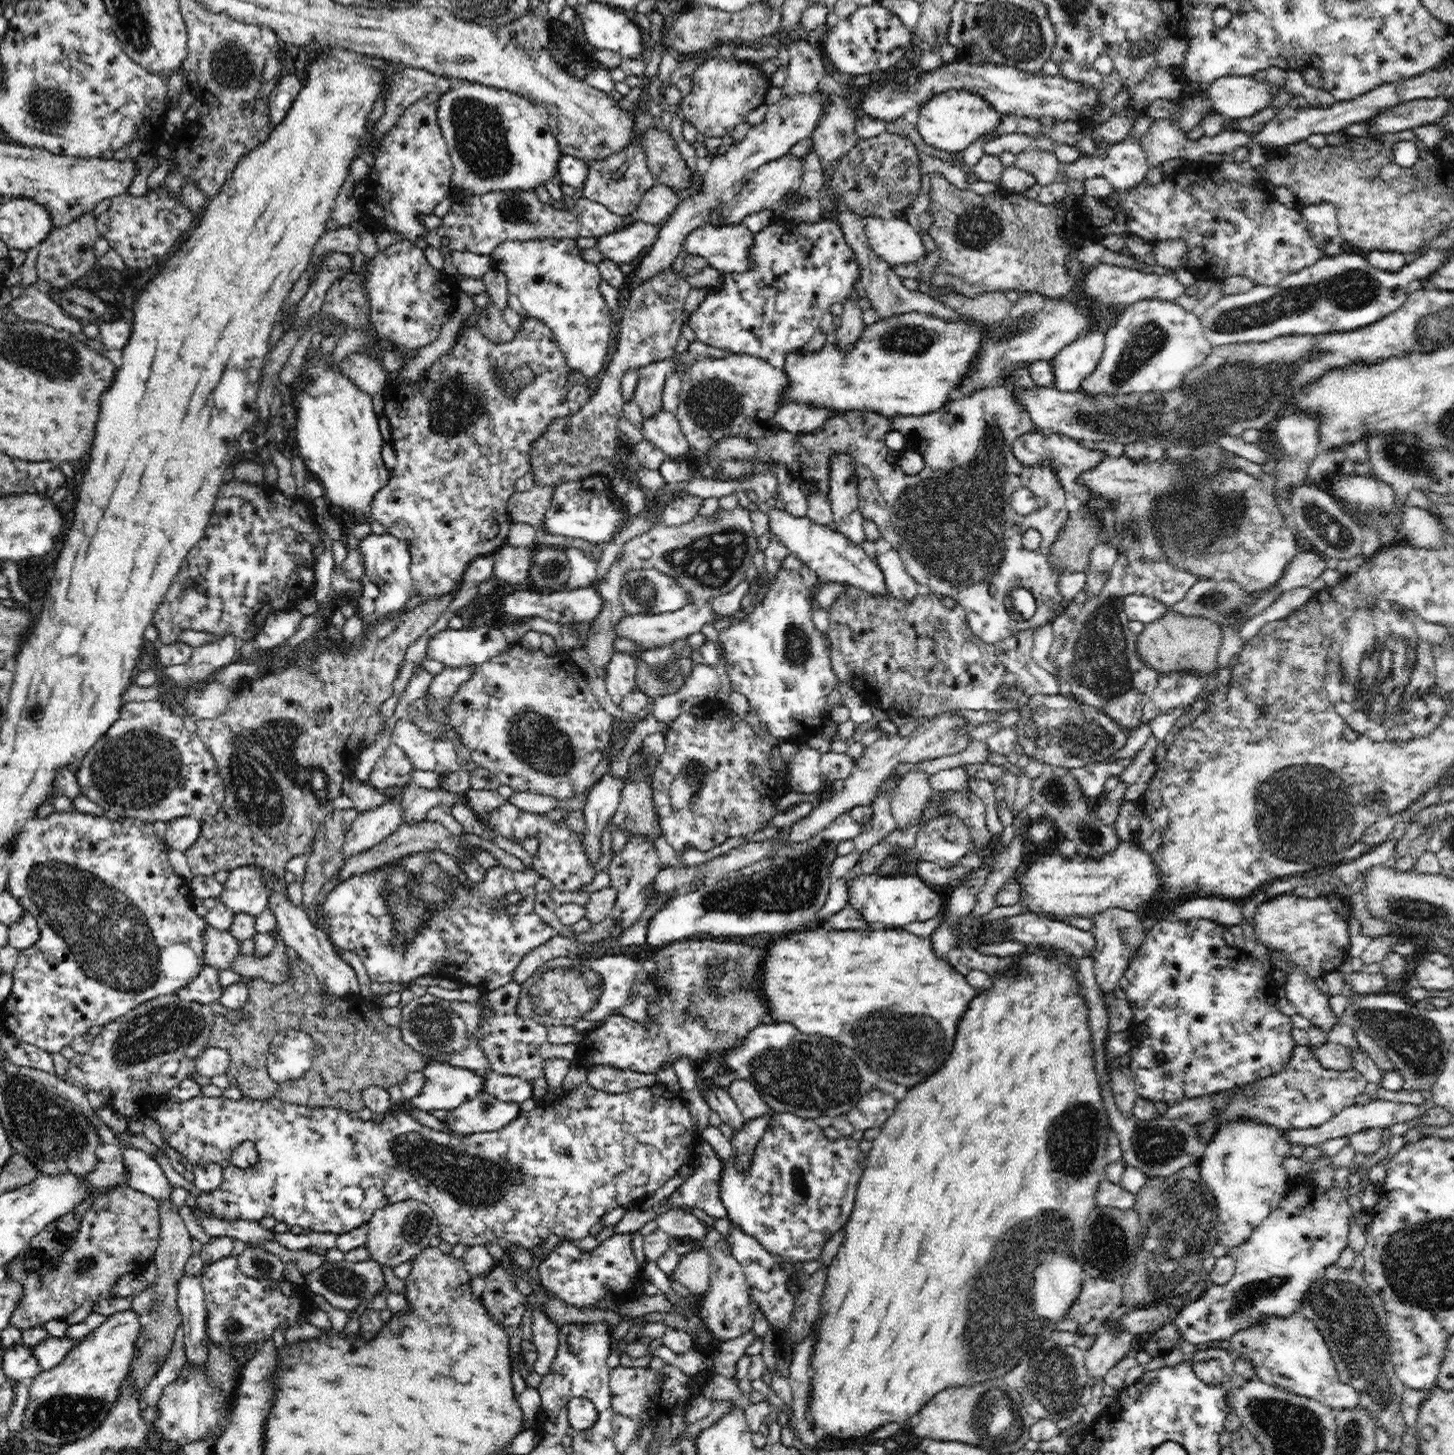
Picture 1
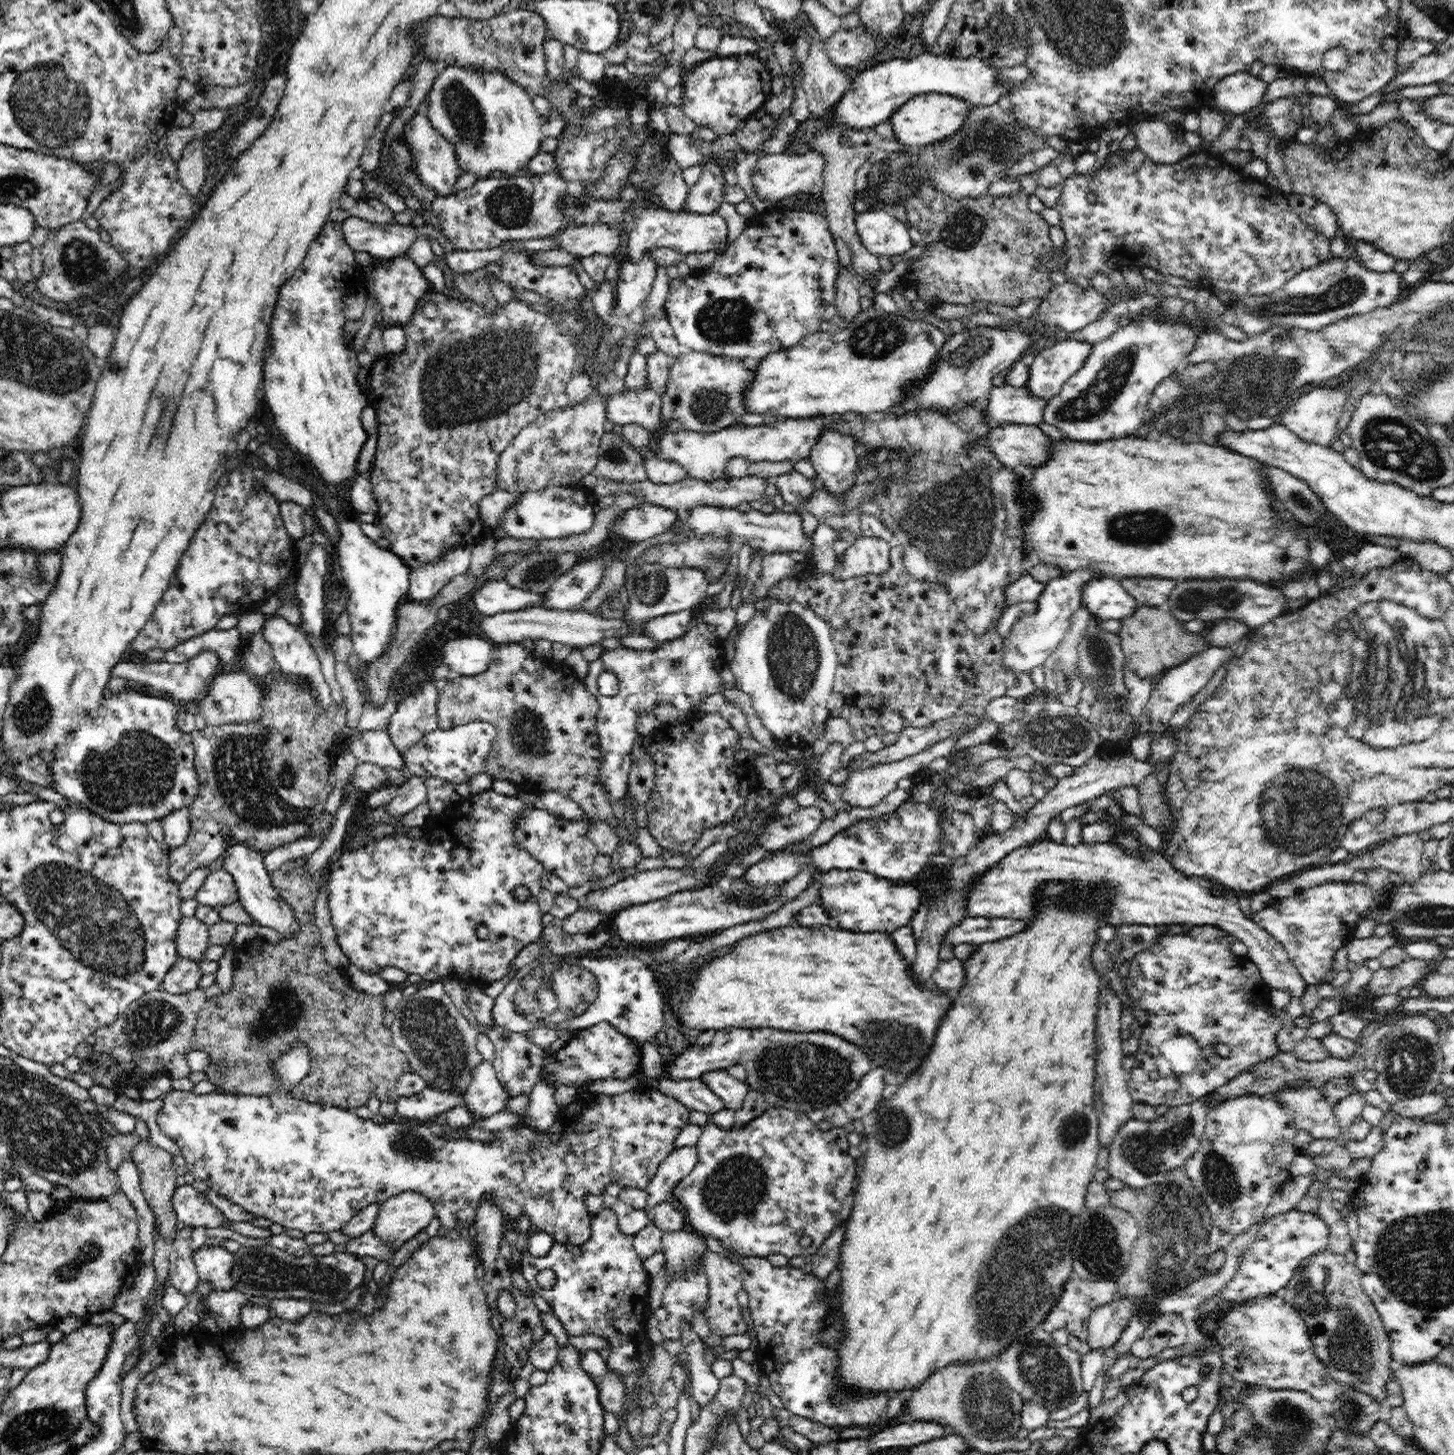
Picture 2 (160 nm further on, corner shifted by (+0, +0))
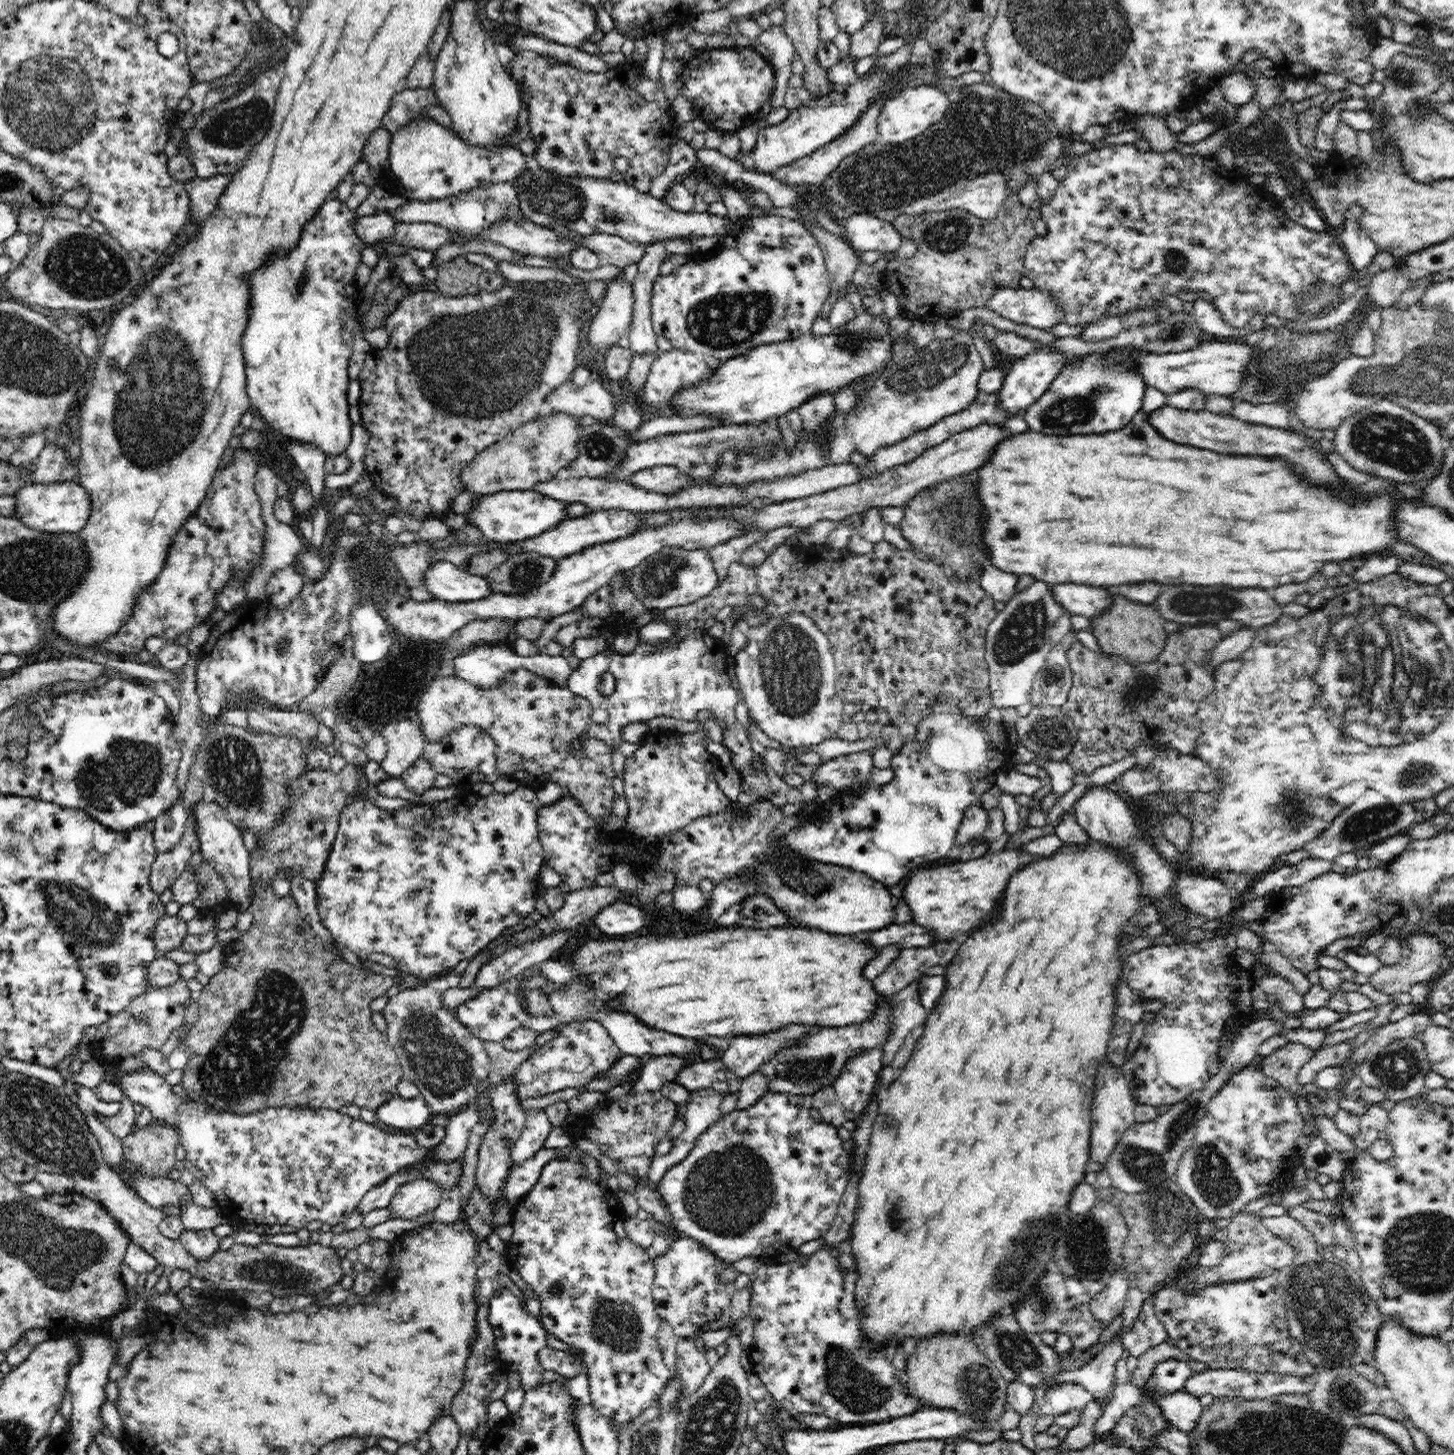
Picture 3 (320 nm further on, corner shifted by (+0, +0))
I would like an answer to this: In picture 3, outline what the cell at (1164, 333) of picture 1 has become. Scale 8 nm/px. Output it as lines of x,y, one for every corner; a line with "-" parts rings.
1130,345
1109,353
1102,350
1078,357
1072,366
1058,373
1034,404
1024,409
1023,418
1029,430
1056,436
1098,436
1127,427
1141,412
1144,388
1148,386
1136,363
1136,358
1144,354
1148,351
1140,345

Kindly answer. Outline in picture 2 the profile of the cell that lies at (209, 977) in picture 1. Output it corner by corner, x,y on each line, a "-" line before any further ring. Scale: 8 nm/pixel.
182,958
164,978
162,989
170,994
184,994
189,990
200,988
199,980
203,976
198,964
193,960

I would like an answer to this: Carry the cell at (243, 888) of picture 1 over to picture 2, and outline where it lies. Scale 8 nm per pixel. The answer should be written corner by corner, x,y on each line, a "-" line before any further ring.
224,869
212,871
198,888
195,899
199,904
221,908
238,902
237,886
233,876

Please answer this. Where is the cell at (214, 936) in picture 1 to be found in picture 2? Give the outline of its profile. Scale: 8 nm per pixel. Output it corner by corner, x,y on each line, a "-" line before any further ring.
184,917
179,924
178,938
175,940
182,958
196,960
209,947
208,927
196,917

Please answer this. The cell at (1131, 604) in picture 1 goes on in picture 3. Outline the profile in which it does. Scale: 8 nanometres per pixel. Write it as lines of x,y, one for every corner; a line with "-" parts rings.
1066,583
1051,585
1053,599
1072,615
1098,616
1111,609
1113,595
1110,587
1090,586
1089,584

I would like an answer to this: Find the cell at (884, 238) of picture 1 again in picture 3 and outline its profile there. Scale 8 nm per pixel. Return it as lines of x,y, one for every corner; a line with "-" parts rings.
850,213
845,219
846,241
859,253
868,250
894,252
898,250
902,236
888,221
868,214

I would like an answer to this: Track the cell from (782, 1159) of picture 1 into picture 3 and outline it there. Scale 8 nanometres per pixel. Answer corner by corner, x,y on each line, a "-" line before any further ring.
766,1090
766,1094
762,1095
762,1098
758,1099
758,1102
750,1108
746,1108
746,1110
736,1109
723,1116
711,1128
708,1128
694,1144
694,1148
688,1153
688,1156
682,1162
672,1164
672,1168
662,1176
657,1189
669,1211
669,1224
679,1236
700,1243
706,1251
729,1265
745,1256
759,1257
765,1260
768,1257
776,1258
781,1254
797,1251
802,1244
817,1240
828,1233
828,1229
838,1212
843,1192
847,1190
847,1172
850,1168
848,1156
849,1148
846,1148
844,1142
839,1138
838,1128
828,1123
813,1120
810,1117
810,1110
804,1108
798,1098
788,1094
775,1094

